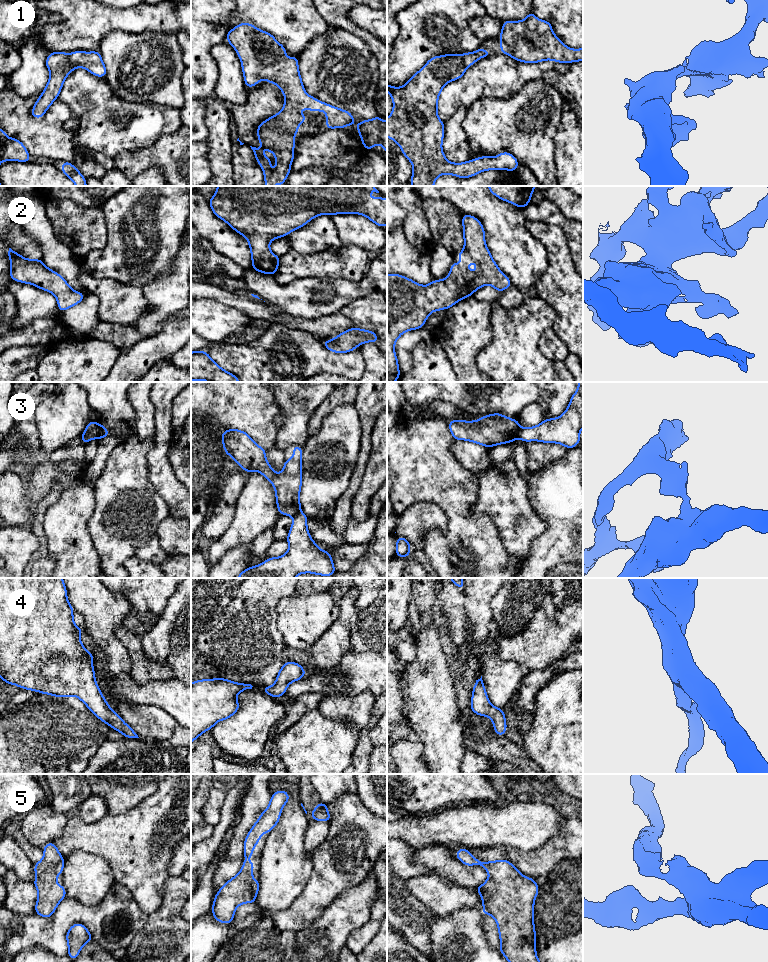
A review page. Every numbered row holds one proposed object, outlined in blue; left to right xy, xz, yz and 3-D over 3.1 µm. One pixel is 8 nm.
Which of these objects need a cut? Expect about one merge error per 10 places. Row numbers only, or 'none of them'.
3

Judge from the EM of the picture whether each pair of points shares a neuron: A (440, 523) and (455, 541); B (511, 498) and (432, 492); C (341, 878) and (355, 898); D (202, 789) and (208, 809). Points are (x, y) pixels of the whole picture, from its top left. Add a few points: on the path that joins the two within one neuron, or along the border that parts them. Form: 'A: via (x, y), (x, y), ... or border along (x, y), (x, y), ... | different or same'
A: border along (440, 507), (447, 528), (429, 530), (424, 539) | different
B: border along (484, 472), (477, 501), (470, 510), (489, 516) | different
C: border along (367, 875), (359, 883), (342, 891), (330, 903) | different
D: border along (212, 784), (209, 796), (203, 806), (203, 820) | different

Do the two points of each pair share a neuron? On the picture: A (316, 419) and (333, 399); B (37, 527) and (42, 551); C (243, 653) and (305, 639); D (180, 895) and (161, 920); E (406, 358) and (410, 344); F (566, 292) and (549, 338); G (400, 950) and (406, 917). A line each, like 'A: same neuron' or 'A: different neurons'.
A: same neuron
B: same neuron
C: different neurons
D: same neuron
E: same neuron
F: different neurons
G: different neurons

